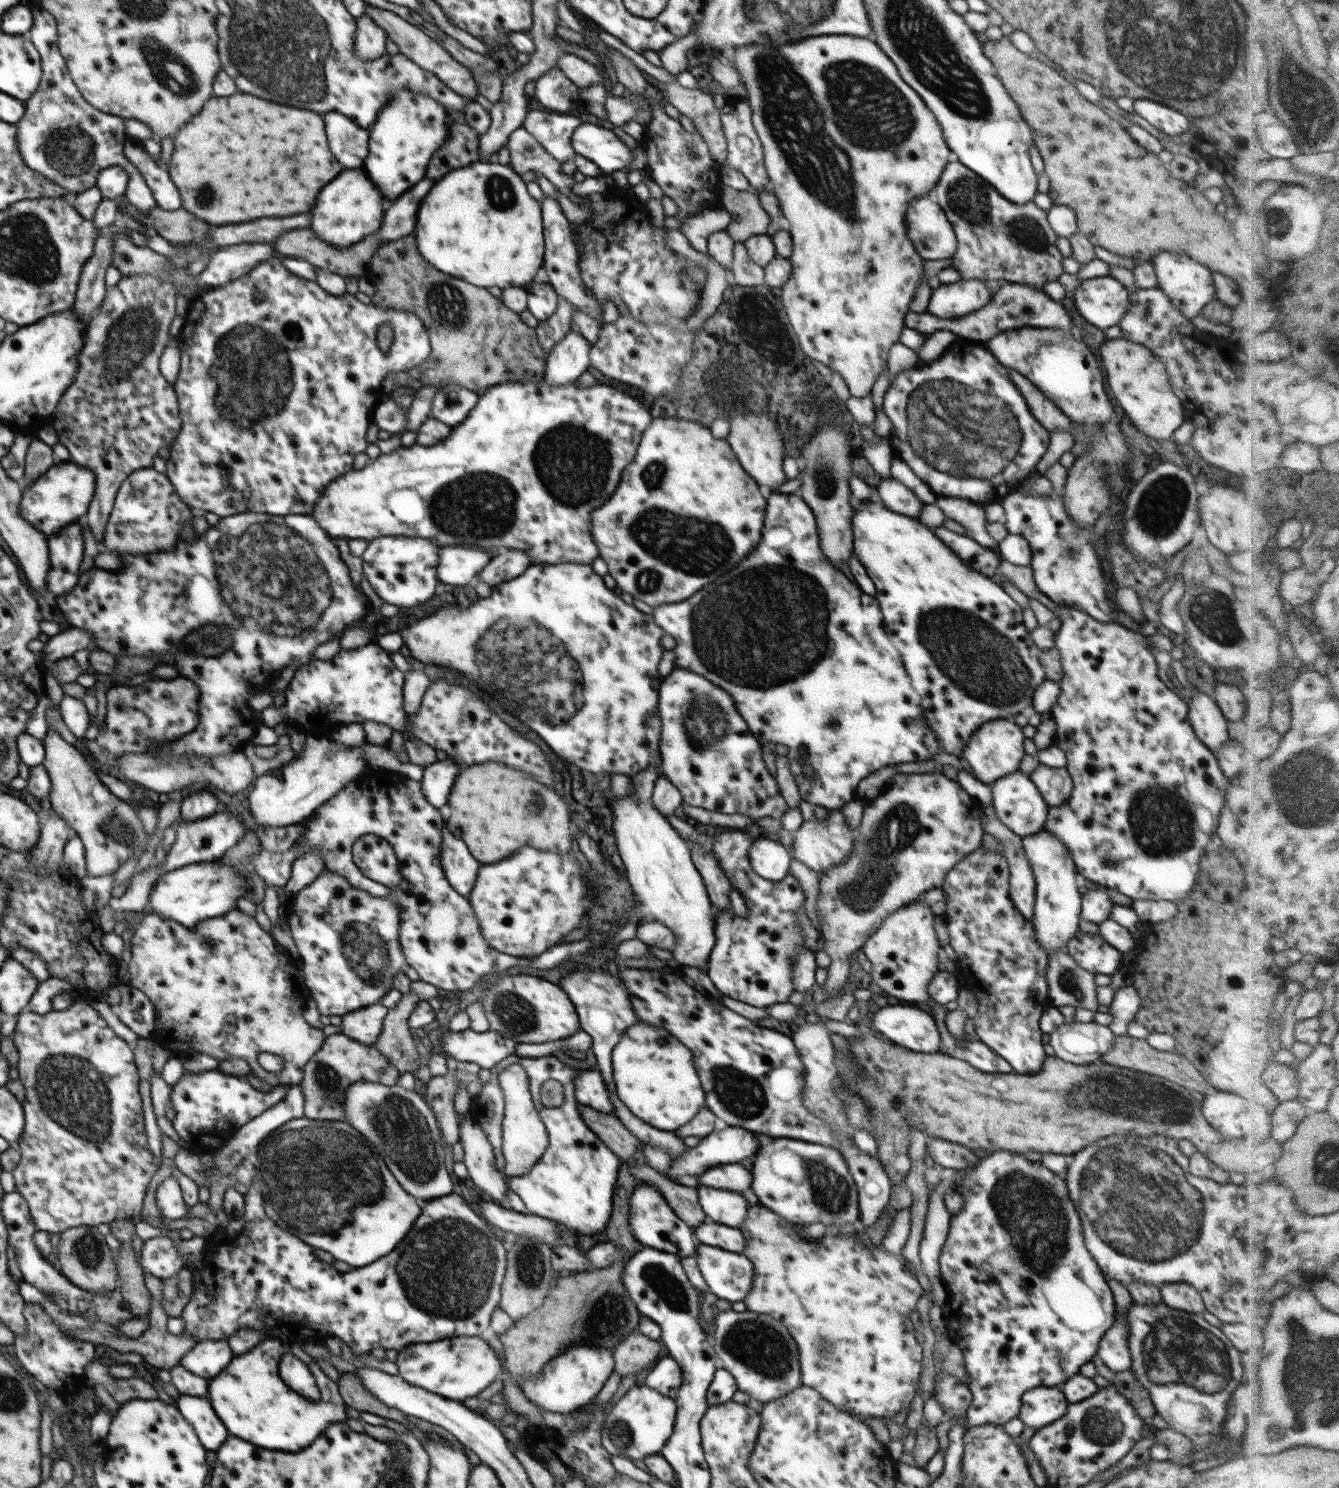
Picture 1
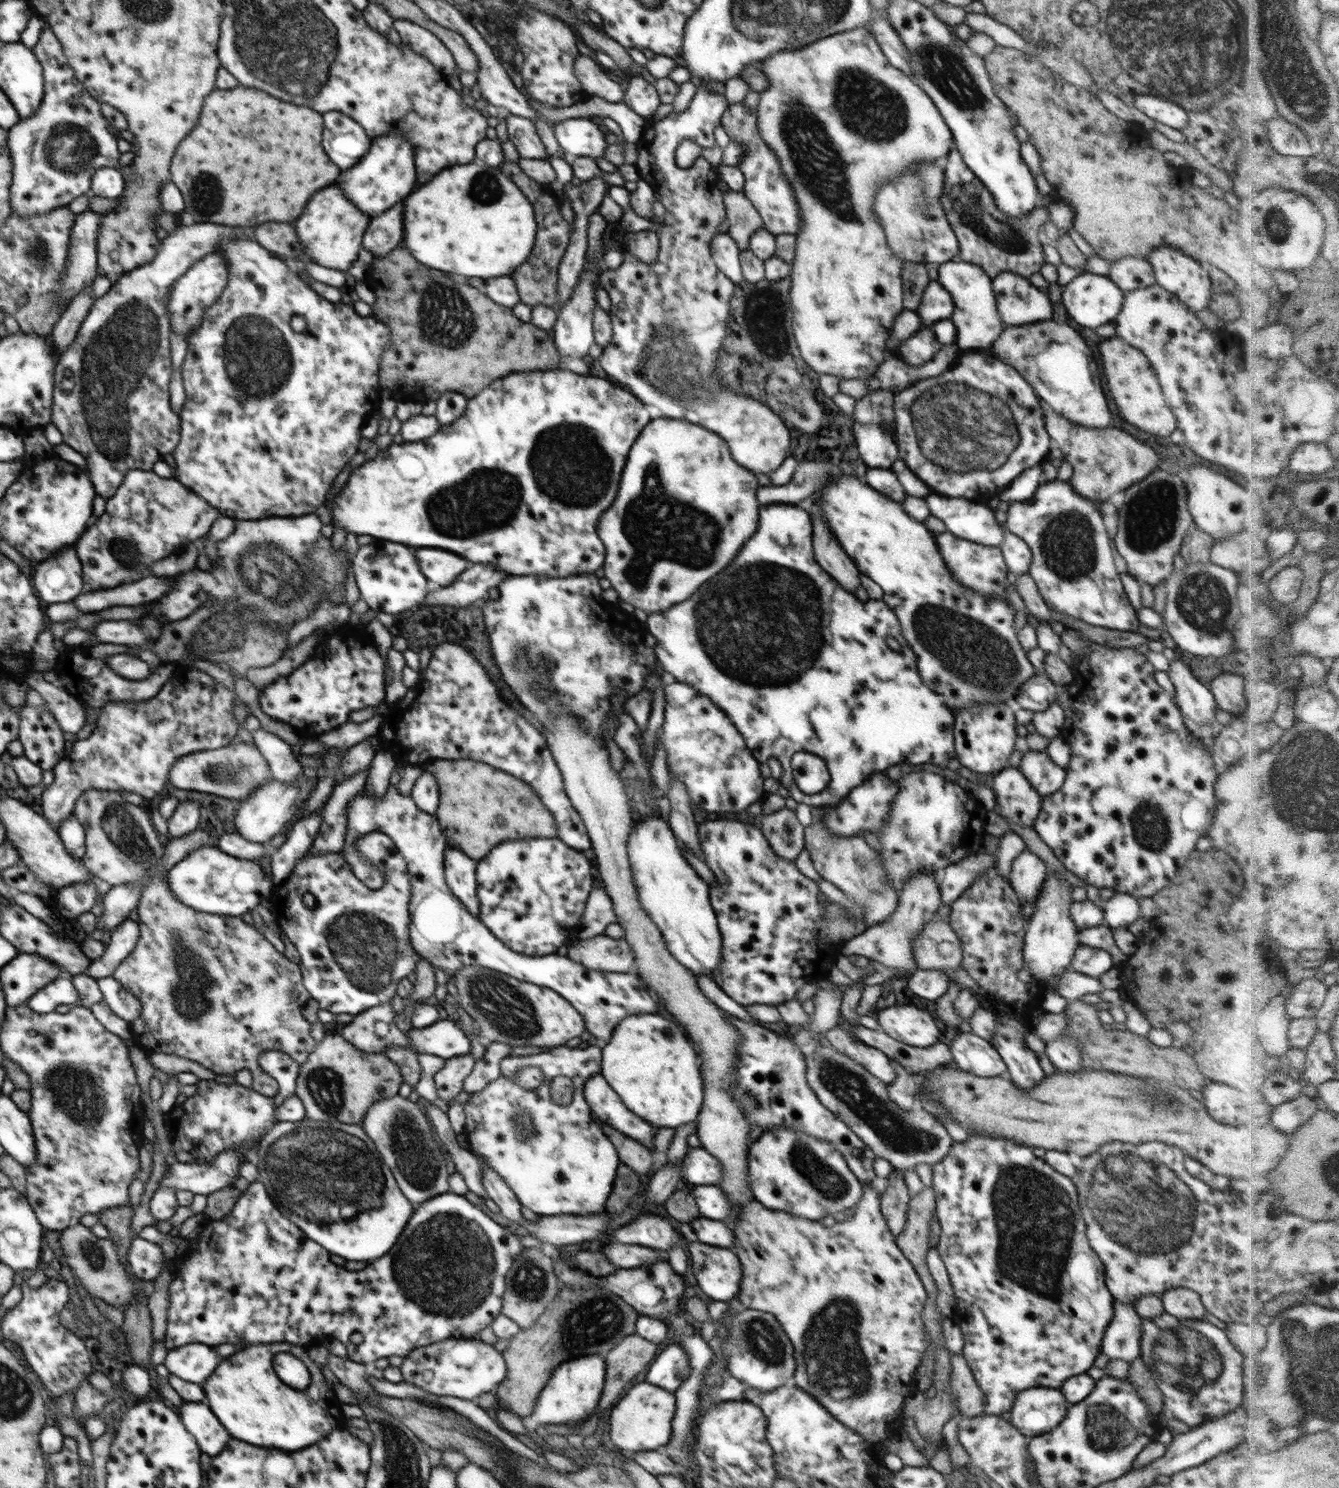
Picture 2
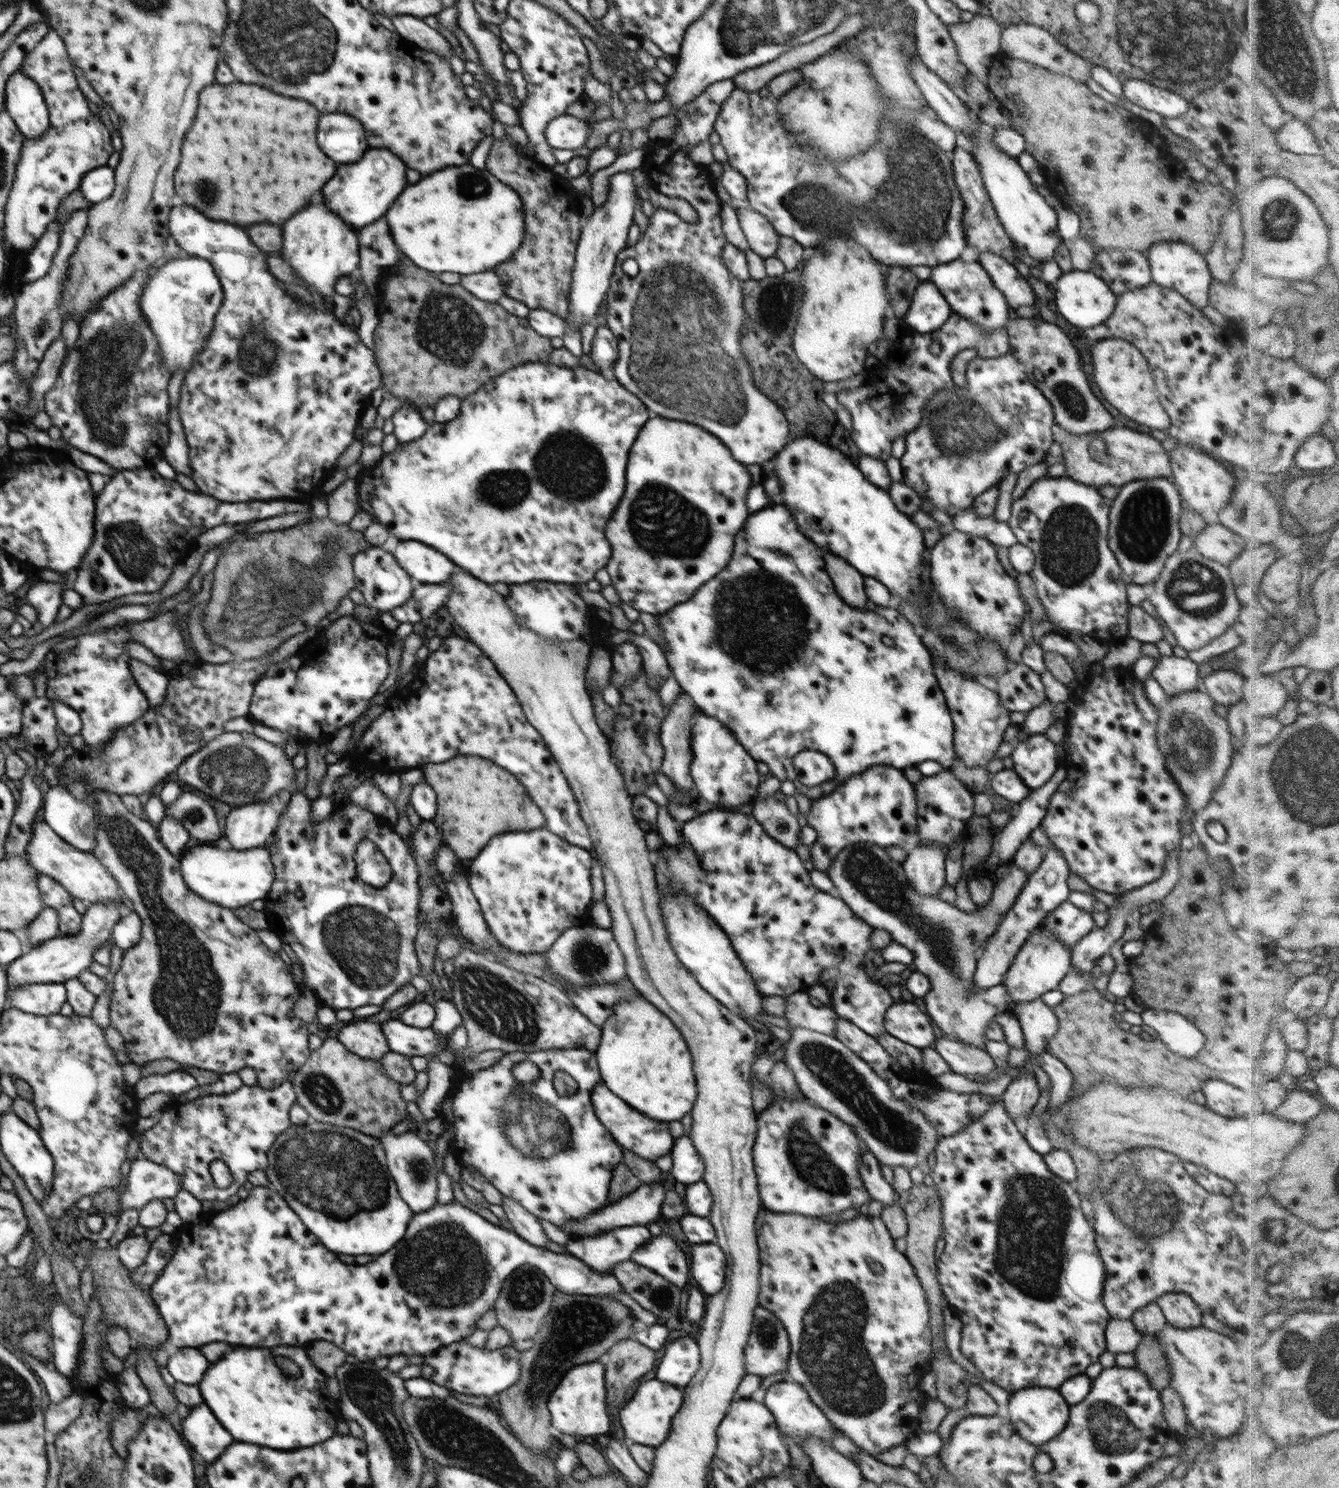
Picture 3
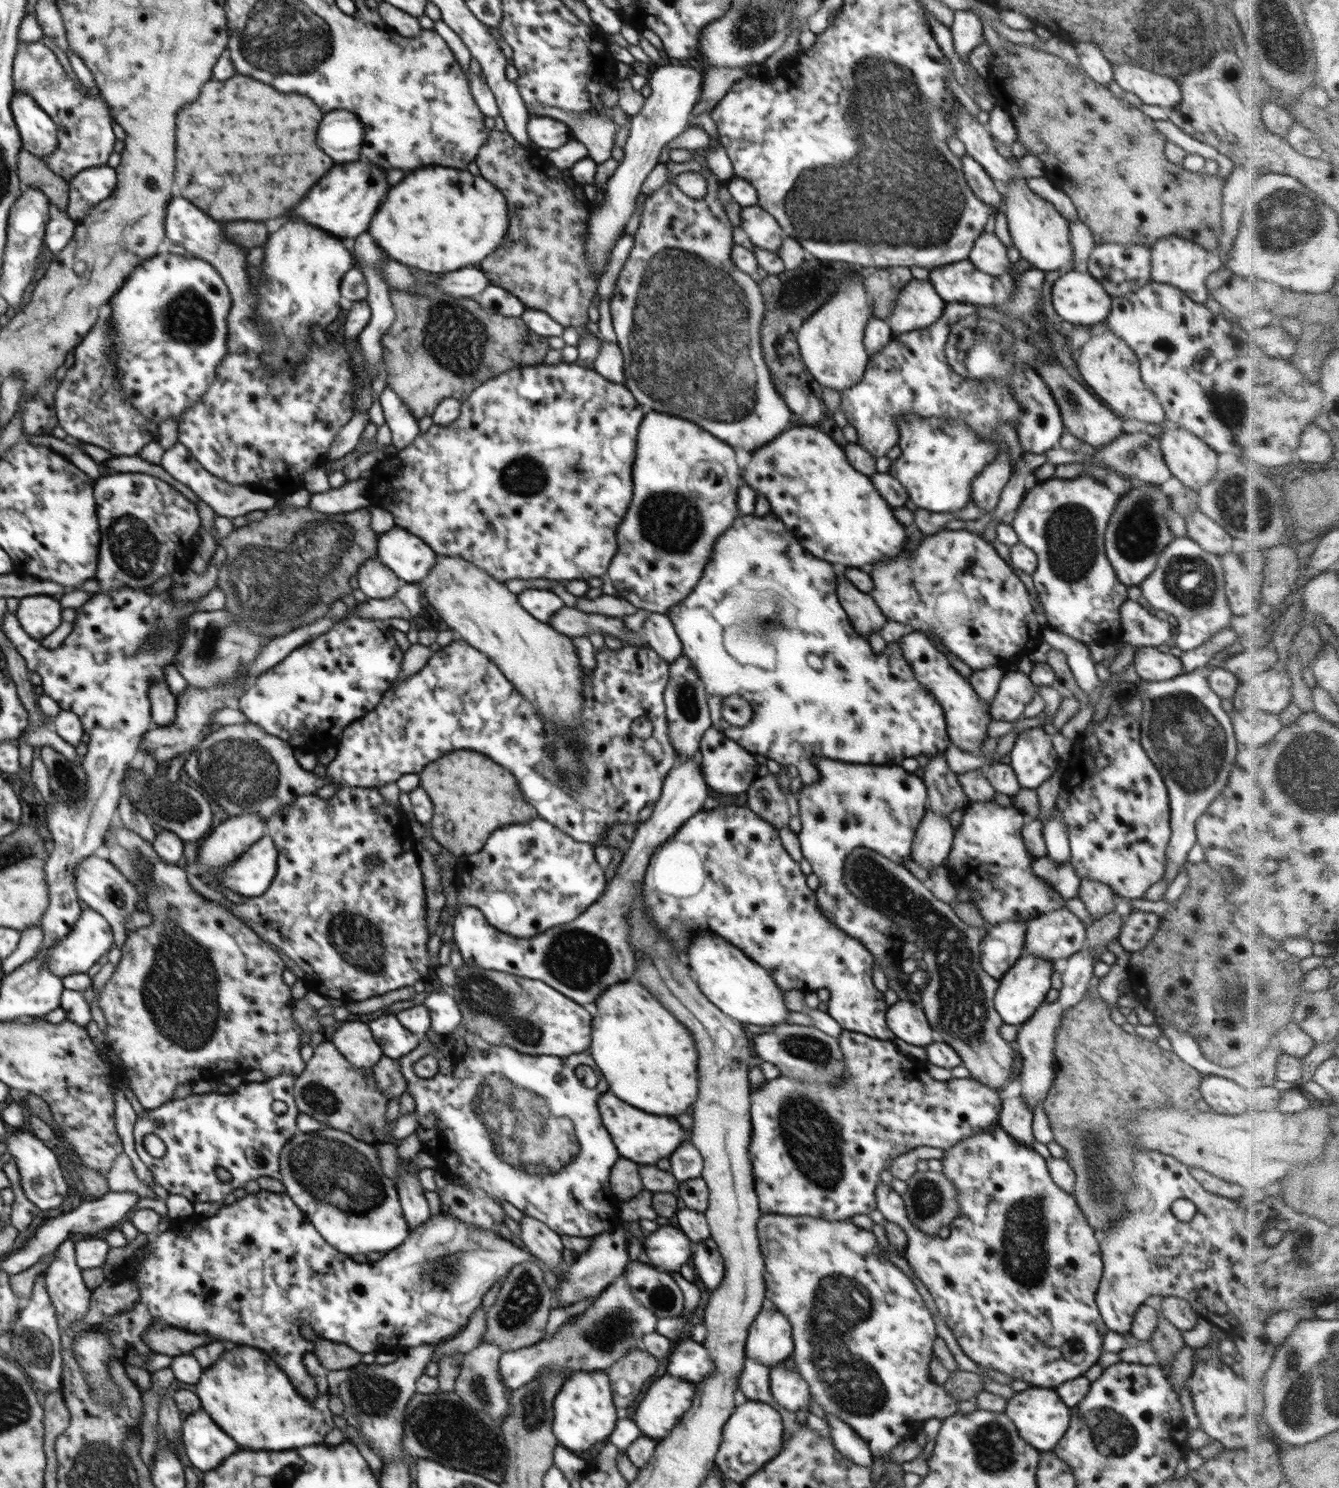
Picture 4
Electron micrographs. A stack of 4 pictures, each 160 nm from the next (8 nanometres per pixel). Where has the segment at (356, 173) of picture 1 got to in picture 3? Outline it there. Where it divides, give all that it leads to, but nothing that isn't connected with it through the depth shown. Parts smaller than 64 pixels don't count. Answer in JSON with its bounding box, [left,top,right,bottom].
[282,202,359,306]

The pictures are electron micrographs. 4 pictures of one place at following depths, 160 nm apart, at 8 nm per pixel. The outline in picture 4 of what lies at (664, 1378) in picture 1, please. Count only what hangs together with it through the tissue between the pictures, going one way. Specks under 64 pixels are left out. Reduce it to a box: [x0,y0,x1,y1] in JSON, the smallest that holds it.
[666,1337,714,1383]

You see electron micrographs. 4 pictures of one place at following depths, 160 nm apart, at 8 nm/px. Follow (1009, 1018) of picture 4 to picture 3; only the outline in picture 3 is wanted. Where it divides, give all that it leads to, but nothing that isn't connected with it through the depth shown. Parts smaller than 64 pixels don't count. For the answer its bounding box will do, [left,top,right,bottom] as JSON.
[1003,924,1071,1018]

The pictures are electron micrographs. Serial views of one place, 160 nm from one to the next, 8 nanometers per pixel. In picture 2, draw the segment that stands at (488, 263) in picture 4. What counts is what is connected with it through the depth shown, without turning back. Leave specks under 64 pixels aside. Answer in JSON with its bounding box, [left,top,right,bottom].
[499,158,571,309]

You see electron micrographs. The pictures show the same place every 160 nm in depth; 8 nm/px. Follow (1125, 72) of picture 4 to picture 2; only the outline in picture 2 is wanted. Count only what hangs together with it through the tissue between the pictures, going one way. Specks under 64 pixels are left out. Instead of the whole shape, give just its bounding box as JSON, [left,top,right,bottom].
[1133,94,1190,130]

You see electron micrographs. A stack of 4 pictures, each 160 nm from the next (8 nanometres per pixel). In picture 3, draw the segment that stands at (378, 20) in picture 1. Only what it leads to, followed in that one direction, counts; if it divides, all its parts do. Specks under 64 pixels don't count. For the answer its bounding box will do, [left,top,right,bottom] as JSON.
[391,14,451,59]

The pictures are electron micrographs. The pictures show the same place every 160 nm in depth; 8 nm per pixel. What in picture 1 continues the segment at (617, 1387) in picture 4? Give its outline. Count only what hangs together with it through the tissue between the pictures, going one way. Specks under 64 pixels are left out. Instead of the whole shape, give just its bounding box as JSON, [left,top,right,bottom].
[612,1331,660,1378]

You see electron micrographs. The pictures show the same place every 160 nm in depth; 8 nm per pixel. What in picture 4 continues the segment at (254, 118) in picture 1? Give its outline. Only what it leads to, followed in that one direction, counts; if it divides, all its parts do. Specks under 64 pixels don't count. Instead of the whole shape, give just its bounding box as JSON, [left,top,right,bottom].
[174,76,334,220]

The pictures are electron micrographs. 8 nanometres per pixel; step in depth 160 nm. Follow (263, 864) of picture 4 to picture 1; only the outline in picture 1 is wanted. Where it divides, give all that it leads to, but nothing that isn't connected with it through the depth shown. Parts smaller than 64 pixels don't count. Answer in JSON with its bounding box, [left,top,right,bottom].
[148,859,254,927]

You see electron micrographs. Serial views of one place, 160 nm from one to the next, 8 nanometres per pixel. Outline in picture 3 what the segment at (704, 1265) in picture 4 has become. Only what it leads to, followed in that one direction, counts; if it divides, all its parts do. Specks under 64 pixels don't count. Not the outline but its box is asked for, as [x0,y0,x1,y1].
[689,1242,726,1297]

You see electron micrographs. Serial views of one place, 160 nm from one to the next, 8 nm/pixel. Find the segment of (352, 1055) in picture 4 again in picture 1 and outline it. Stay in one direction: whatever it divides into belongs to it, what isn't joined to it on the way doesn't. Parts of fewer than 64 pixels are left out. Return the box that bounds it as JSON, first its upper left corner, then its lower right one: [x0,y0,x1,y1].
[341,1003,389,1046]

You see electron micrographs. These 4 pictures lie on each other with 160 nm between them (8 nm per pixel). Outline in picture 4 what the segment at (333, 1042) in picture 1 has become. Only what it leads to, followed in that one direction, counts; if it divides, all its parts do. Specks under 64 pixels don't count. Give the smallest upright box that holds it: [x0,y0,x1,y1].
[293,1041,393,1142]

